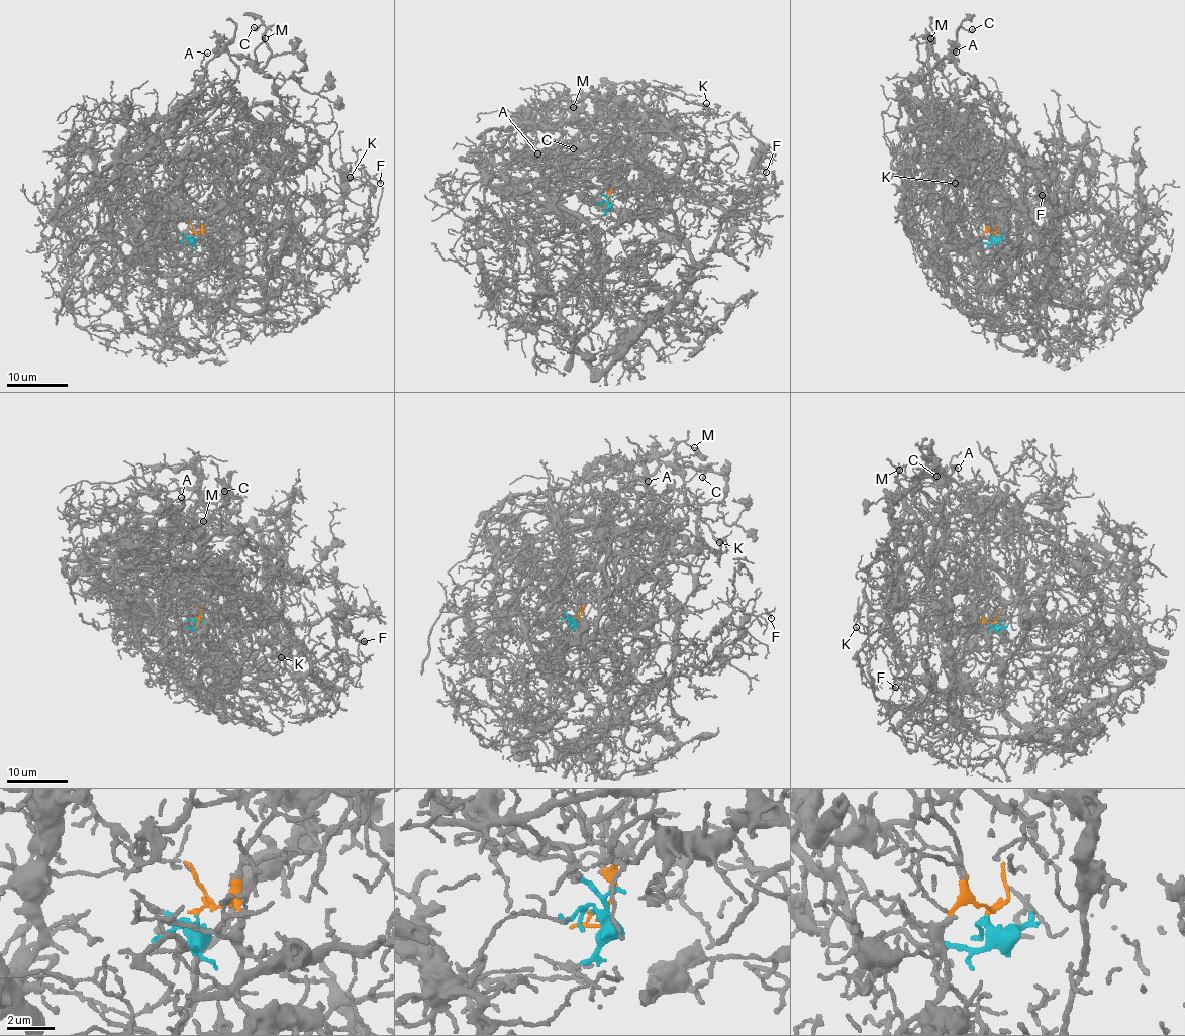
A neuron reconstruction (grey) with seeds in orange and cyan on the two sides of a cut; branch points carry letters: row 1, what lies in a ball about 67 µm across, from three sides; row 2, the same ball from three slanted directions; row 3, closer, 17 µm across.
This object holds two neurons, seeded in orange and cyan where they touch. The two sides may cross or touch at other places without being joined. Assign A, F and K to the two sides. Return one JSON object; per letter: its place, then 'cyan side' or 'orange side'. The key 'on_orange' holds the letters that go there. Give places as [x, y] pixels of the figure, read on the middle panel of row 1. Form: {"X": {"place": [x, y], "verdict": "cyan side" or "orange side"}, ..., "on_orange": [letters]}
{"A": {"place": [537, 153], "verdict": "orange side"}, "F": {"place": [766, 172], "verdict": "orange side"}, "K": {"place": [706, 103], "verdict": "orange side"}, "on_orange": ["A", "F", "K"]}

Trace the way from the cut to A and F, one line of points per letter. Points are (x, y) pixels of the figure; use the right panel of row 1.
A: (993, 233), (970, 265), (1001, 245), (970, 159), (987, 153), (992, 140), (943, 74), (942, 60), (955, 50)
F: (993, 233), (981, 238), (982, 281), (1078, 304), (1057, 306), (1047, 287), (1060, 221), (1043, 195)

